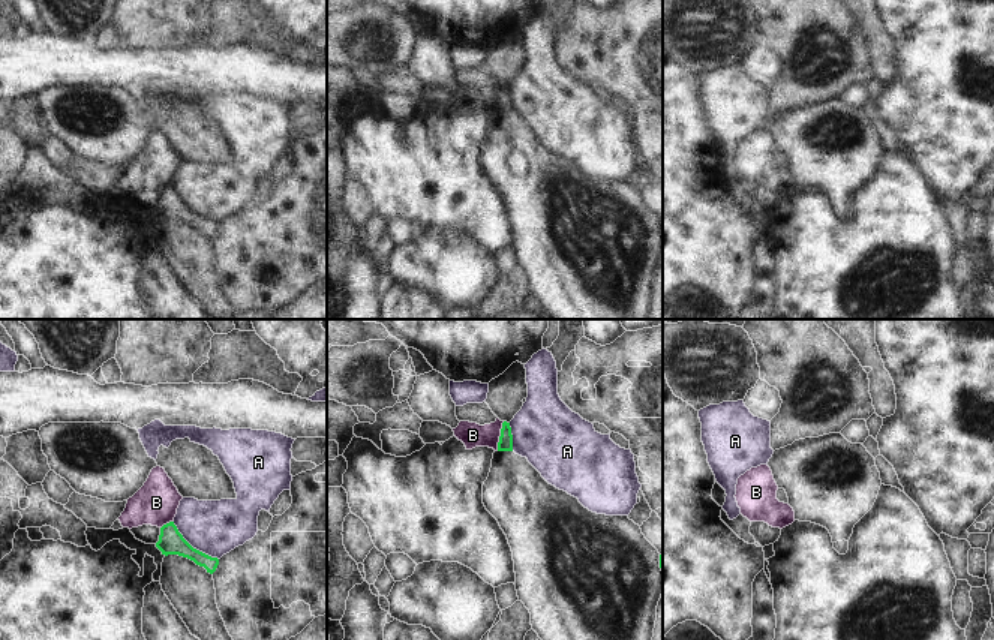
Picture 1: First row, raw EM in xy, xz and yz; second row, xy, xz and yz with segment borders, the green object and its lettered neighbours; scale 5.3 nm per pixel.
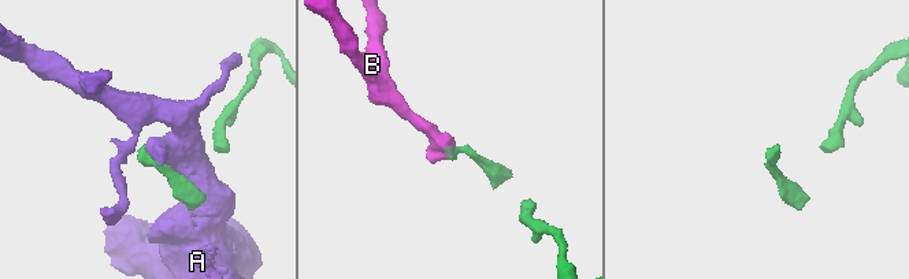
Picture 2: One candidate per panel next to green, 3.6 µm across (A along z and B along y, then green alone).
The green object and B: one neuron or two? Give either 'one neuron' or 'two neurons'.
two neurons

